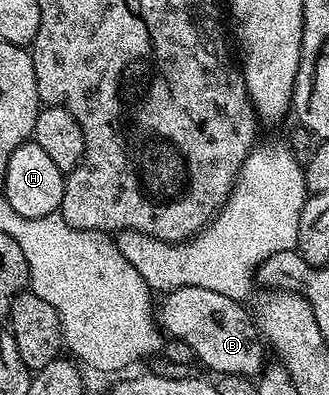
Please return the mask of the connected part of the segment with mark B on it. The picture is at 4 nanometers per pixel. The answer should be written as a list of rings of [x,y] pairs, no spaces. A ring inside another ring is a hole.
[[[184,286],[180,290],[172,290],[161,297],[156,308],[156,319],[165,335],[175,340],[183,340],[191,353],[214,374],[236,374],[237,376],[257,377],[264,367],[262,360],[263,341],[260,333],[252,323],[252,316],[242,309],[243,305],[232,298],[224,298],[224,294],[216,294],[216,290],[200,290],[200,286]]]

